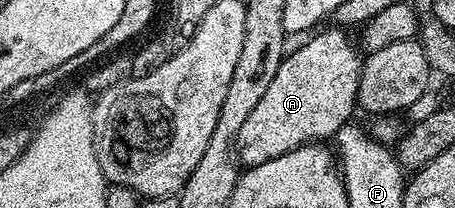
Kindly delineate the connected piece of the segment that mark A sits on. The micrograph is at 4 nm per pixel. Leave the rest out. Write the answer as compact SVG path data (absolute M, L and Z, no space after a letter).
M333 29L307 37L303 46L293 47L283 58L268 92L252 108L238 133L236 153L243 167L268 164L268 160L276 160L289 150L333 139L337 130L354 118L364 58L345 29Z

